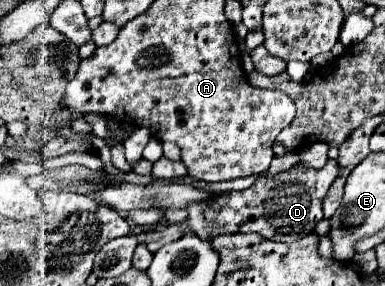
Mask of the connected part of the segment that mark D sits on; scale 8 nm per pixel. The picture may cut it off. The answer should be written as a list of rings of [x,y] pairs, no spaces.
[[[327,159],[323,169],[311,169],[295,165],[289,171],[277,175],[261,175],[245,191],[219,193],[209,203],[189,203],[187,227],[201,239],[213,239],[225,233],[249,233],[255,231],[265,239],[293,243],[303,235],[309,235],[315,225],[323,219],[321,201],[327,195],[329,187],[339,175],[339,165],[335,159]]]

